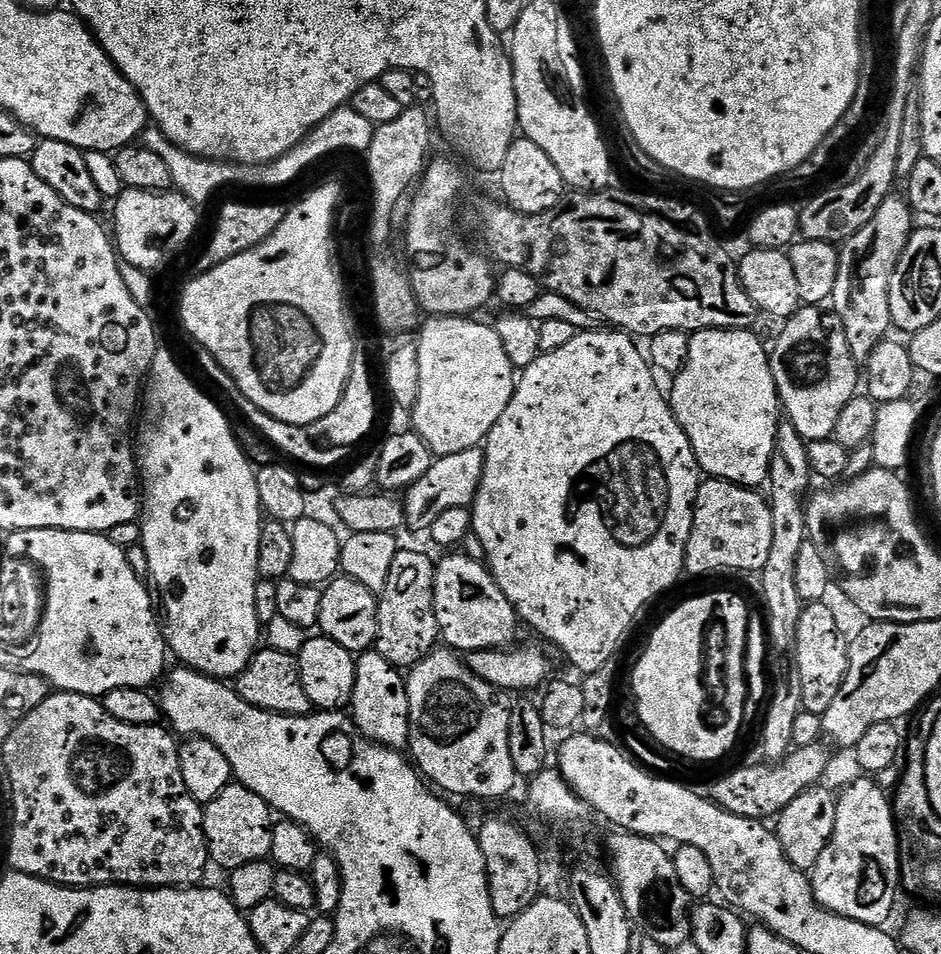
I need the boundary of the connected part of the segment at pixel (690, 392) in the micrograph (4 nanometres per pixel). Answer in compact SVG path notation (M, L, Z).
M707 328L688 338L684 369L675 373L672 412L692 443L701 473L759 489L768 479L782 419L769 349L747 328Z

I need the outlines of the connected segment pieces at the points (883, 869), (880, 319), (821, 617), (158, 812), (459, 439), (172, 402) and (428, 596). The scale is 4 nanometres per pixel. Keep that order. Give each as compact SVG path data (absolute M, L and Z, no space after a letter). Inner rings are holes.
M860 779L864 780L854 781L844 793L842 791L839 793L836 801L834 834L826 850L822 850L822 858L818 858L818 862L810 870L812 893L827 912L863 924L884 926L896 908L896 895L901 895L902 892L902 855L900 856L902 843L897 836L895 814L889 793L884 793L872 781L875 779Z
M889 194L874 210L874 218L858 230L850 239L839 245L838 282L834 282L831 311L846 330L846 342L850 342L850 354L857 365L867 365L878 345L893 331L890 318L890 282L898 262L914 231L914 213L903 195Z
M812 602L801 611L794 649L796 673L802 682L803 711L821 717L826 710L830 710L834 698L838 698L838 690L842 690L842 682L848 673L850 647L849 637L840 633L840 624L826 605L824 602Z
M59 690L46 697L43 710L30 713L17 724L20 725L9 734L4 744L4 764L8 767L8 780L12 783L12 837L8 840L7 866L11 871L49 880L51 884L63 884L66 888L187 888L203 881L200 879L204 871L210 868L208 843L204 833L204 810L192 797L190 790L186 790L180 765L180 744L167 727L160 724L134 726L118 722L118 718L110 718L110 714L106 714L103 703L97 697Z
M433 316L425 319L419 325L419 334L420 340L415 341L415 346L418 350L420 389L416 407L410 412L411 427L424 439L436 458L458 454L458 450L481 447L487 441L494 422L502 418L502 410L506 410L512 391L516 389L517 377L502 346L502 338L498 338L491 323L479 324L476 318L462 316Z
M164 350L157 351L152 371L148 373L146 381L146 395L142 400L142 411L138 416L138 431L134 436L134 451L138 465L138 475L142 485L142 521L144 529L138 536L139 543L146 550L146 558L150 558L150 580L158 593L158 604L162 609L162 631L167 651L172 652L180 659L179 663L185 668L193 668L195 672L201 672L203 676L215 676L216 679L227 681L235 678L248 667L253 656L258 651L258 645L262 640L262 625L256 607L254 606L254 594L256 593L258 566L258 538L260 537L260 525L262 523L262 509L258 498L258 482L254 464L244 457L224 412L204 392L196 389L196 384L176 365L176 360L170 353Z
M402 550L390 566L390 578L379 593L378 638L374 650L396 668L411 670L433 652L440 640L440 627L434 610L436 564L424 552Z

